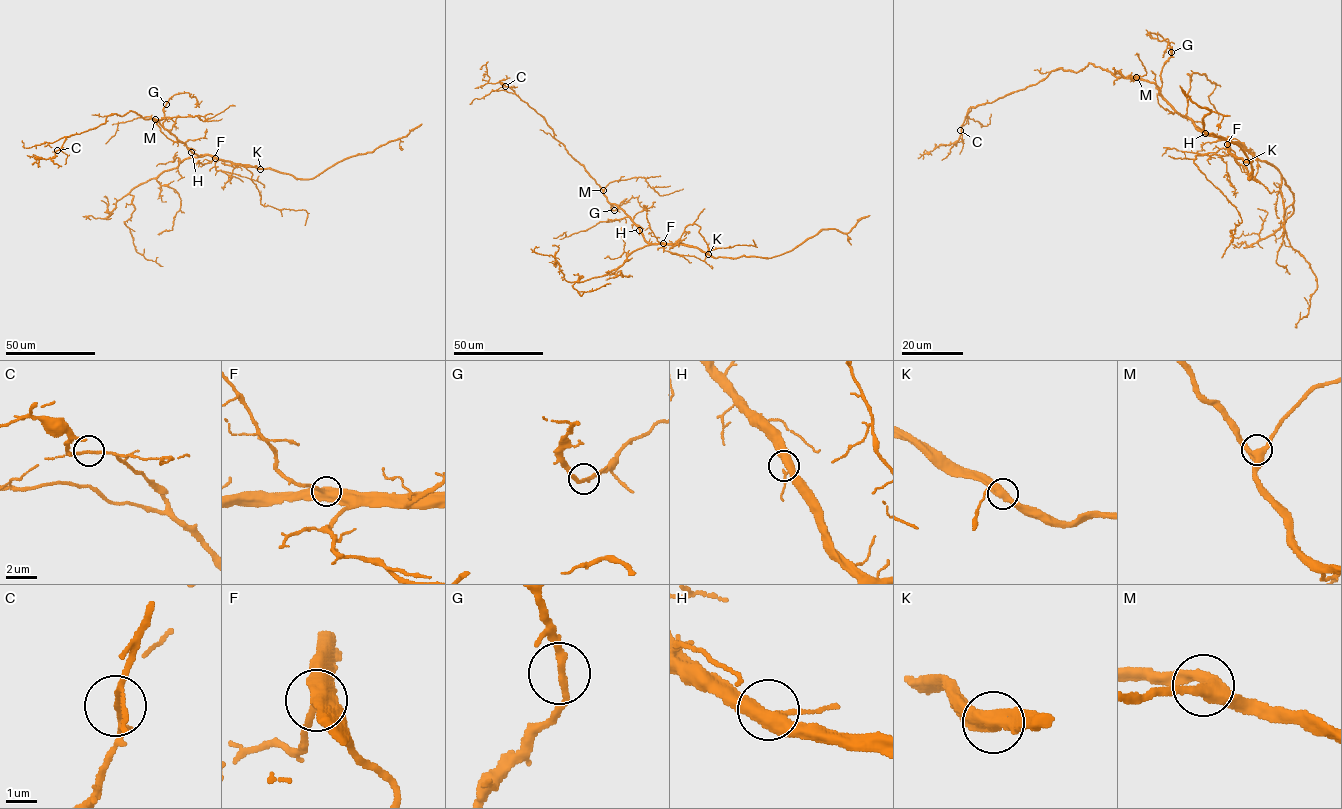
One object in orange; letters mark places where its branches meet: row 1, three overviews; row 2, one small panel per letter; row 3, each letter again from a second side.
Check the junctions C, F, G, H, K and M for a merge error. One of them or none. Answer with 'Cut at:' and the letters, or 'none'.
Cut at: none

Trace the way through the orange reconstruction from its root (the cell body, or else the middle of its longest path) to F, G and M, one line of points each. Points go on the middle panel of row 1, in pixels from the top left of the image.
F: (639, 229), (649, 244), (663, 243)
G: (639, 229), (621, 209), (611, 204), (614, 210)
M: (639, 229), (621, 209), (607, 200), (603, 190)

